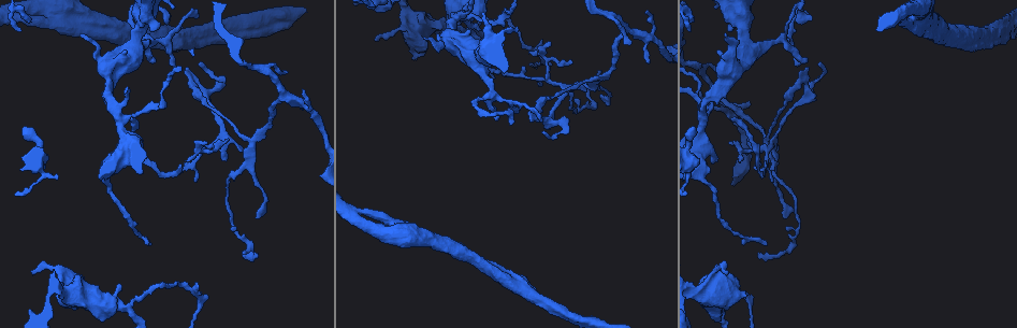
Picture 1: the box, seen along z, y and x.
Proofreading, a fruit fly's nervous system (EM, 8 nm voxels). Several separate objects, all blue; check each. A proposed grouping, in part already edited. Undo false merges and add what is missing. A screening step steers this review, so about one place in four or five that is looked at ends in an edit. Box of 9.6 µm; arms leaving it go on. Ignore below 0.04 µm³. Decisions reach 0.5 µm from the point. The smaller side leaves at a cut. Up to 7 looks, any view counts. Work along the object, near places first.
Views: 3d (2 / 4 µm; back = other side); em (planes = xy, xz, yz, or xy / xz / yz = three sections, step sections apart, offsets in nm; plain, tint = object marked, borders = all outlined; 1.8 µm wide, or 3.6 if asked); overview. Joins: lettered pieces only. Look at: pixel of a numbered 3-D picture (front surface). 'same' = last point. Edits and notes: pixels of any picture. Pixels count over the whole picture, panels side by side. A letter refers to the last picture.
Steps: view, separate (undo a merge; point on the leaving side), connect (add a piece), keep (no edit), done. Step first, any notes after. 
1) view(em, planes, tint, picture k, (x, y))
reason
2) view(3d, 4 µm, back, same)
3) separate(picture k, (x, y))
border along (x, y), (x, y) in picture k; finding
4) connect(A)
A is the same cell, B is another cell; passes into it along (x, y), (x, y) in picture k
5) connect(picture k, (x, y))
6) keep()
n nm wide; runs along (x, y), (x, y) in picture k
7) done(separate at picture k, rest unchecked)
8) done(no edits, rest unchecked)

view(3d, 4 µm, picture 1, (165, 18))
branch stops here

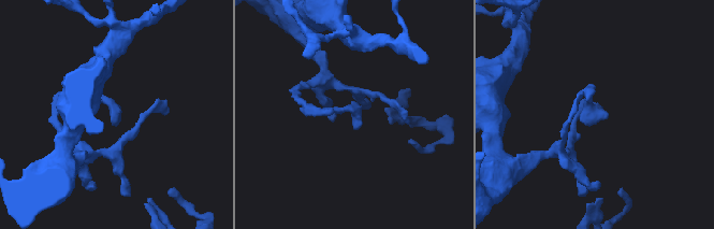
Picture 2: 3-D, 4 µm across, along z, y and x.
view(em, 3.6 µm, yz, step 16, borders, picture 2, (113, 117))
shape alone is not enough

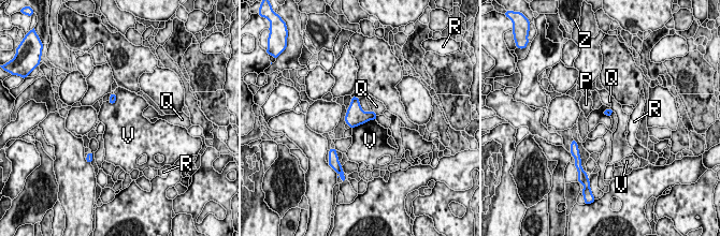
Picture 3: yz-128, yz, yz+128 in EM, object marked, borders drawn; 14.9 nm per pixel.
view(em, 3.6 µm, planes, borders, same)

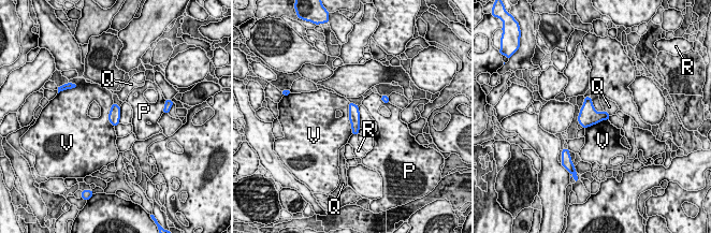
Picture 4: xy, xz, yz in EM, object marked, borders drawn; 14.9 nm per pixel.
keep()
160 nm wide; P, Q, R and V are other cells; border along (349, 102), (349, 121), (352, 133) in picture 4; none of them fits

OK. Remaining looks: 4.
view(3d, 4 µm, picture 1, (739, 161))
thin end

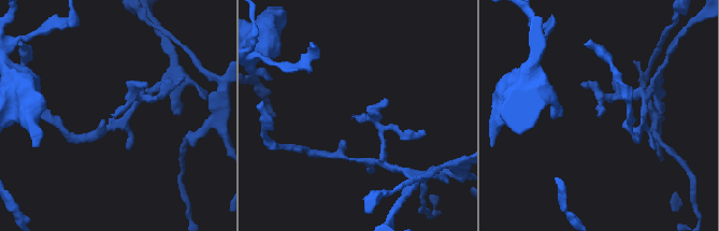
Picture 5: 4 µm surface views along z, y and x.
view(em, xy, step 4, tint, picture 5, (115, 113))

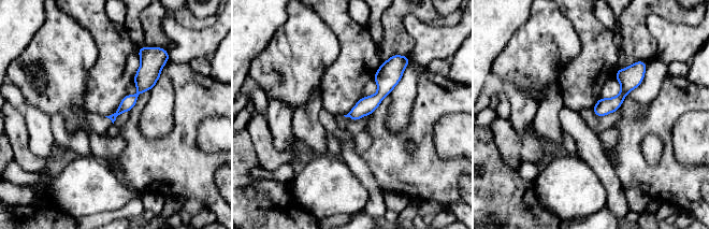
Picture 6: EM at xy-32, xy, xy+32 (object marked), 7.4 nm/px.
view(em, xy, step 4, borders, same)
what lies round it

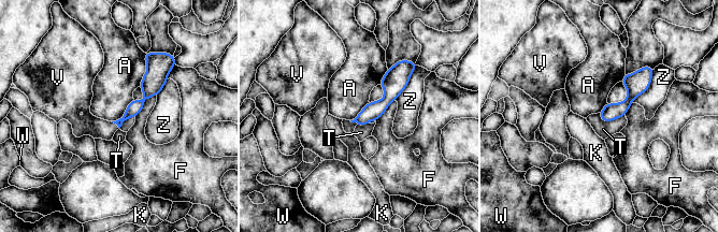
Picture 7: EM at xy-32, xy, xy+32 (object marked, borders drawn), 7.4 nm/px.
connect(V)
100 nm wide; V is the same cell, A, F, K, T, W and Z are other cells; passes into it along (134, 107), (115, 122), (87, 124) in picture 7; the cell continues

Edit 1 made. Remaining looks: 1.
done(connect at picture 7, rest unchecked)

